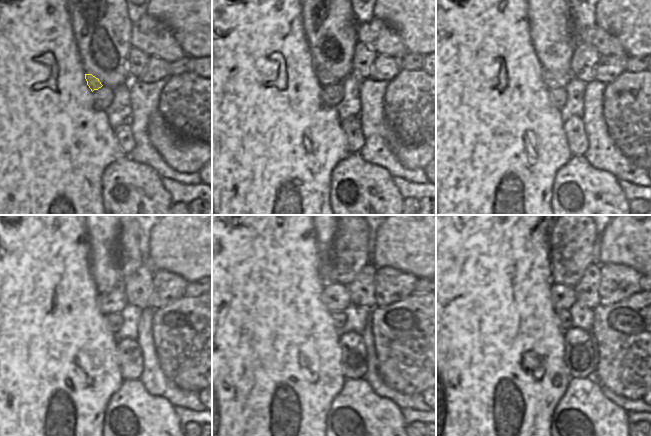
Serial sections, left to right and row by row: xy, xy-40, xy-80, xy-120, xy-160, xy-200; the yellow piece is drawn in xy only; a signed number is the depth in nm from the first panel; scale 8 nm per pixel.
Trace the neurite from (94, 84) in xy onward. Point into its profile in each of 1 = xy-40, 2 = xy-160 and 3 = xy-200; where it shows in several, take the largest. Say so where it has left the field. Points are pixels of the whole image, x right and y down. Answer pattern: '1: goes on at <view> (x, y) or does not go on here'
1: goes on at xy-40 (325, 79)
2: goes on at xy-160 (335, 297)
3: goes on at xy-200 (563, 297)

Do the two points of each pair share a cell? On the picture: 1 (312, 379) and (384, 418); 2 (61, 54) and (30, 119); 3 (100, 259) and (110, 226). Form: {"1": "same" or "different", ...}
{"1": "different", "2": "same", "3": "same"}

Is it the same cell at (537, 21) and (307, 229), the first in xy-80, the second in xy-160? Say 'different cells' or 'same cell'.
different cells

